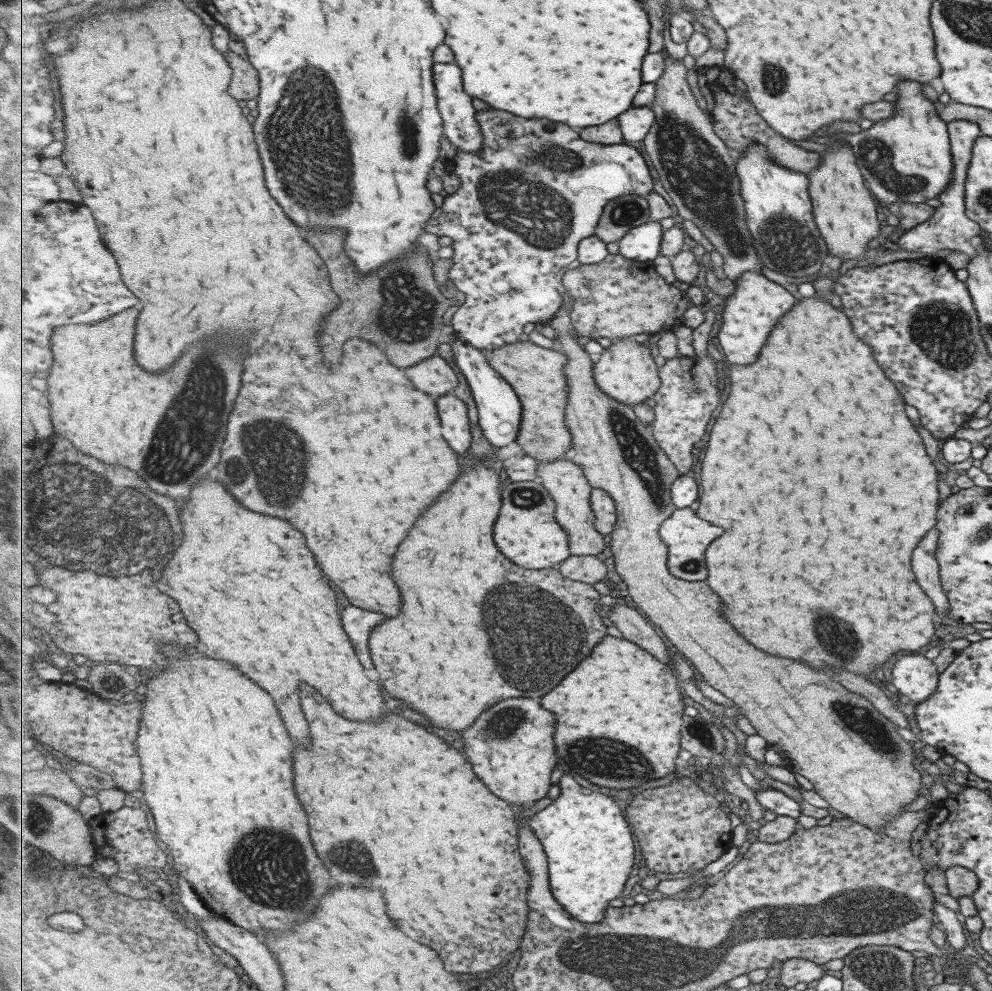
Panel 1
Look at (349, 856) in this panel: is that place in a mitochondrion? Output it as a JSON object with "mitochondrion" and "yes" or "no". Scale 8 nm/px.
{"mitochondrion":"yes"}

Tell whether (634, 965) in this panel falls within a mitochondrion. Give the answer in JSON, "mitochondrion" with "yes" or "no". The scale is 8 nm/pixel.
{"mitochondrion":"yes"}

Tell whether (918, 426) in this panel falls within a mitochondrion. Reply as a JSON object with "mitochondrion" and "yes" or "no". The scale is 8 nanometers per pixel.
{"mitochondrion":"no"}

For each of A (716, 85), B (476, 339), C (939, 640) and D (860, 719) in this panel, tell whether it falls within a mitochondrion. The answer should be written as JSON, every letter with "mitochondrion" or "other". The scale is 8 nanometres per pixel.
{"A":"other","B":"other","C":"other","D":"mitochondrion"}

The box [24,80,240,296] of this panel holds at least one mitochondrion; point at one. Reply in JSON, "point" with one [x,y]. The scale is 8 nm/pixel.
{"point":[88,158]}

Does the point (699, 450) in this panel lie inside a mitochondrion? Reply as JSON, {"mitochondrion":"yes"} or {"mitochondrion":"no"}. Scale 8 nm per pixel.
{"mitochondrion":"no"}

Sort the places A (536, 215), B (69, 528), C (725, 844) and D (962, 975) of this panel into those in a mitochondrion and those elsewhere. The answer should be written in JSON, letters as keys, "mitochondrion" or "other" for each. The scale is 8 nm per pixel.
{"A":"mitochondrion","B":"mitochondrion","C":"other","D":"other"}

